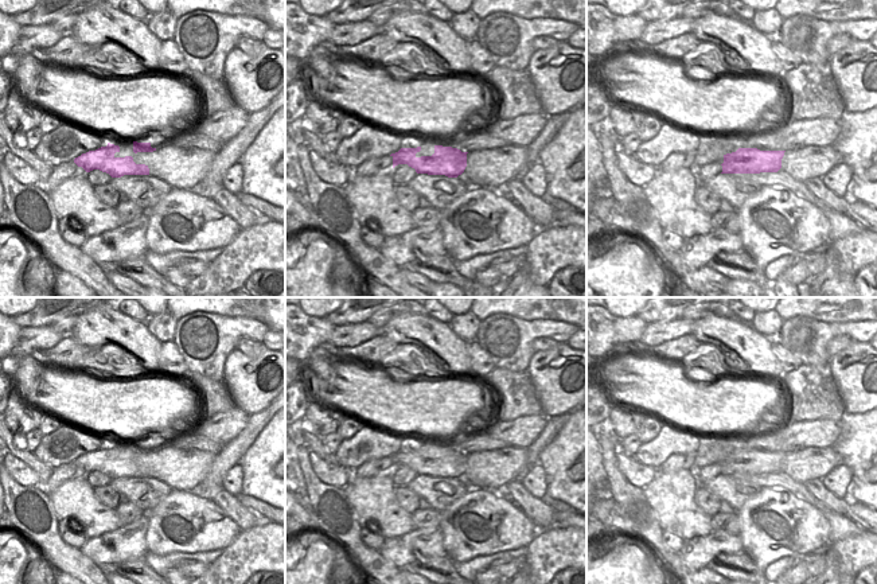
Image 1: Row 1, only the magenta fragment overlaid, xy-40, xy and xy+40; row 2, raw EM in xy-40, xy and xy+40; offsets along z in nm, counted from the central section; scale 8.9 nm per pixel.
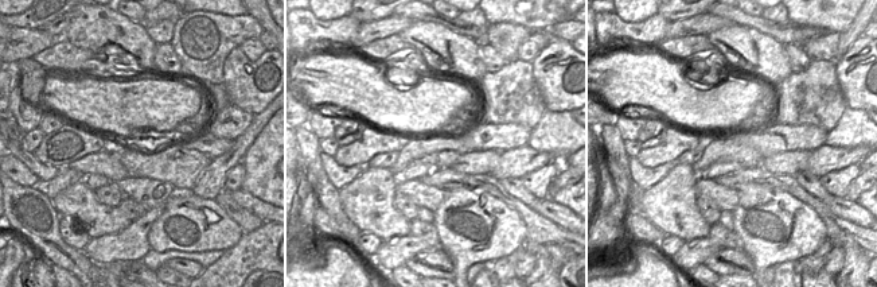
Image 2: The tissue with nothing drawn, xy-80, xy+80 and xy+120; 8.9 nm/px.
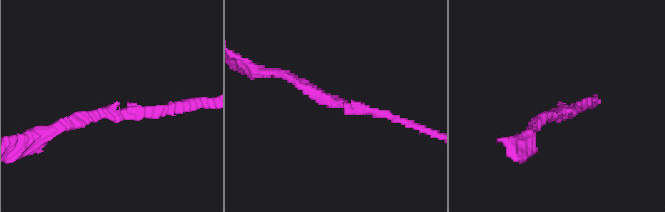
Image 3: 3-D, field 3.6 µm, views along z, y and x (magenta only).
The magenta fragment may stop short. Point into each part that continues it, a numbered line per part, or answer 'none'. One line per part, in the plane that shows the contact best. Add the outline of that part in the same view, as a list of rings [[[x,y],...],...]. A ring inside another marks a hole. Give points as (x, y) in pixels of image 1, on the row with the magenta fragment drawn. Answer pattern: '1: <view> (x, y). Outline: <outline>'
none

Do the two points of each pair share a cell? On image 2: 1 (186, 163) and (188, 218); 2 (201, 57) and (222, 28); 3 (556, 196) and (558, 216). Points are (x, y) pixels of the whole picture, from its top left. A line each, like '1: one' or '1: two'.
1: two
2: one
3: two

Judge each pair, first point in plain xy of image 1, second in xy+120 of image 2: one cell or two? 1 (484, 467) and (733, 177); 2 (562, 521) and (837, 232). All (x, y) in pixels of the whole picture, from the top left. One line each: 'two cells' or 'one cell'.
1: two cells
2: two cells

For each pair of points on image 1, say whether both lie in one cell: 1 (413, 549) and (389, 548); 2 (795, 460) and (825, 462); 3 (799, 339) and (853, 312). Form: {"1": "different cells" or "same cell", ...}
{"1": "same cell", "2": "same cell", "3": "different cells"}

